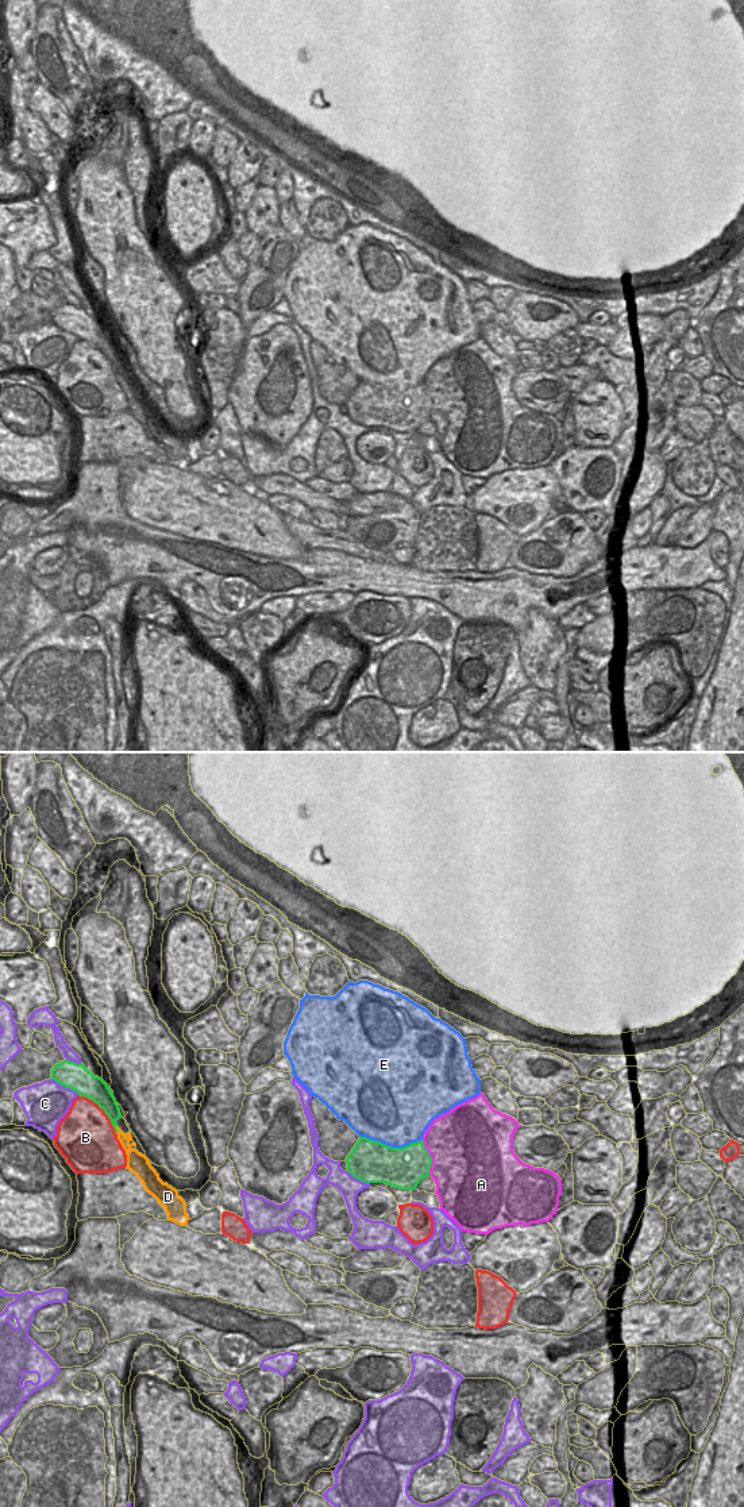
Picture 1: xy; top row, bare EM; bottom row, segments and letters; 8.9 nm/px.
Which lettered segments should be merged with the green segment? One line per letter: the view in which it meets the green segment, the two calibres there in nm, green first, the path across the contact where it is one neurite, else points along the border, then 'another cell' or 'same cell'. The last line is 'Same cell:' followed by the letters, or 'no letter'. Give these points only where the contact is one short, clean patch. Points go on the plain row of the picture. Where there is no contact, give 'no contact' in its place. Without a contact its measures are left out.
A: meets green in xy; 360 nm thick on the green side, 480 nm on the other; another cell
B: meets green in xy; 220 nm thick on the green side, 460 nm on the other; another cell
C: meets green in xy; 240 nm thick on the green side, 400 nm on the other; another cell
D: meets green in xy; 150 nm thick on the green side, 90 nm on the other; border along xy (116, 369), (118, 376); another cell
E: meets green in xy; 380 nm thick on the green side, 480 nm on the other; another cell
Same cell: no letter

